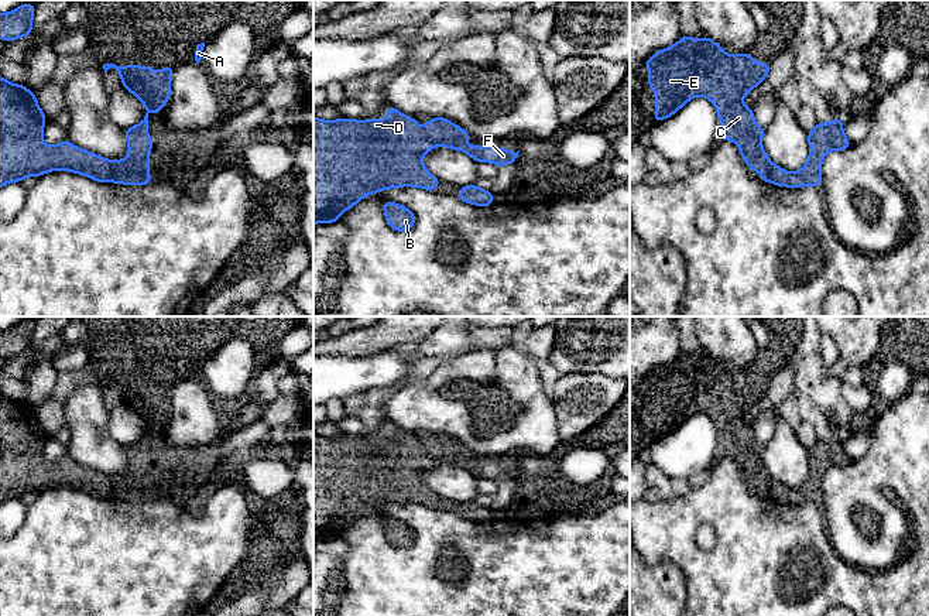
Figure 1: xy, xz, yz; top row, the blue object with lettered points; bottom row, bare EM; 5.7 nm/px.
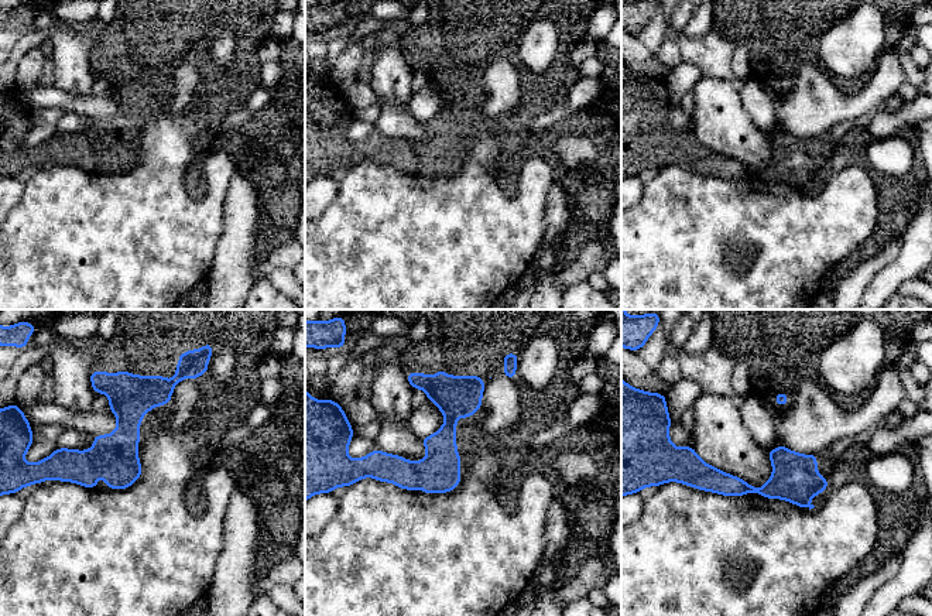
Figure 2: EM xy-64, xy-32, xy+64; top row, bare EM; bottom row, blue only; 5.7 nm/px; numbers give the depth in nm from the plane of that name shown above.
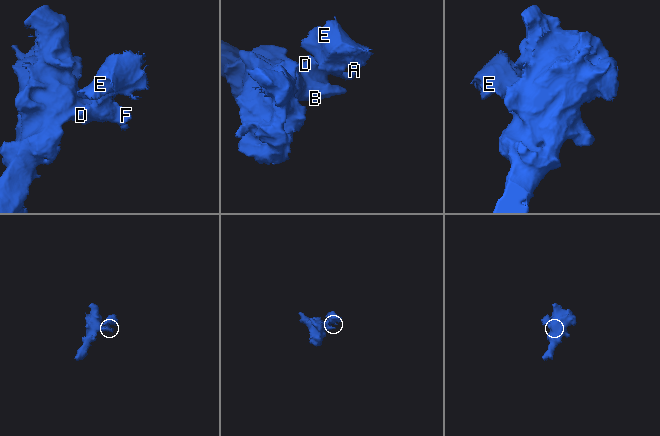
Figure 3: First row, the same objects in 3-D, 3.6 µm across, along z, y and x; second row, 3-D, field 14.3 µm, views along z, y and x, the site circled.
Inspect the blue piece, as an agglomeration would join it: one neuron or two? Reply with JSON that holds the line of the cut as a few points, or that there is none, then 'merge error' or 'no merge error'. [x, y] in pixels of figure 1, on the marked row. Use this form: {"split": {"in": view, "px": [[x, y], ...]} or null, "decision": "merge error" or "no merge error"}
{"split": null, "decision": "no merge error"}

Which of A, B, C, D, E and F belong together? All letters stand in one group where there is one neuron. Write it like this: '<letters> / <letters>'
A B C D E F

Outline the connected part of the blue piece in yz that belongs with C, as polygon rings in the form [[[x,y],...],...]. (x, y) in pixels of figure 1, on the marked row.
[[[707,34],[705,40],[695,40],[683,35],[672,47],[657,51],[647,62],[645,69],[652,73],[647,76],[649,88],[655,93],[655,122],[671,117],[690,99],[696,96],[707,97],[717,109],[720,140],[731,140],[738,148],[744,162],[750,170],[761,172],[762,182],[771,182],[778,186],[820,186],[820,165],[829,151],[849,150],[851,143],[844,136],[843,122],[834,117],[830,123],[816,123],[808,133],[809,160],[798,172],[788,172],[779,165],[769,161],[762,148],[764,127],[760,127],[753,114],[753,107],[743,105],[743,97],[758,86],[768,75],[771,64],[760,64],[751,55],[743,52],[740,55],[726,54]]]

